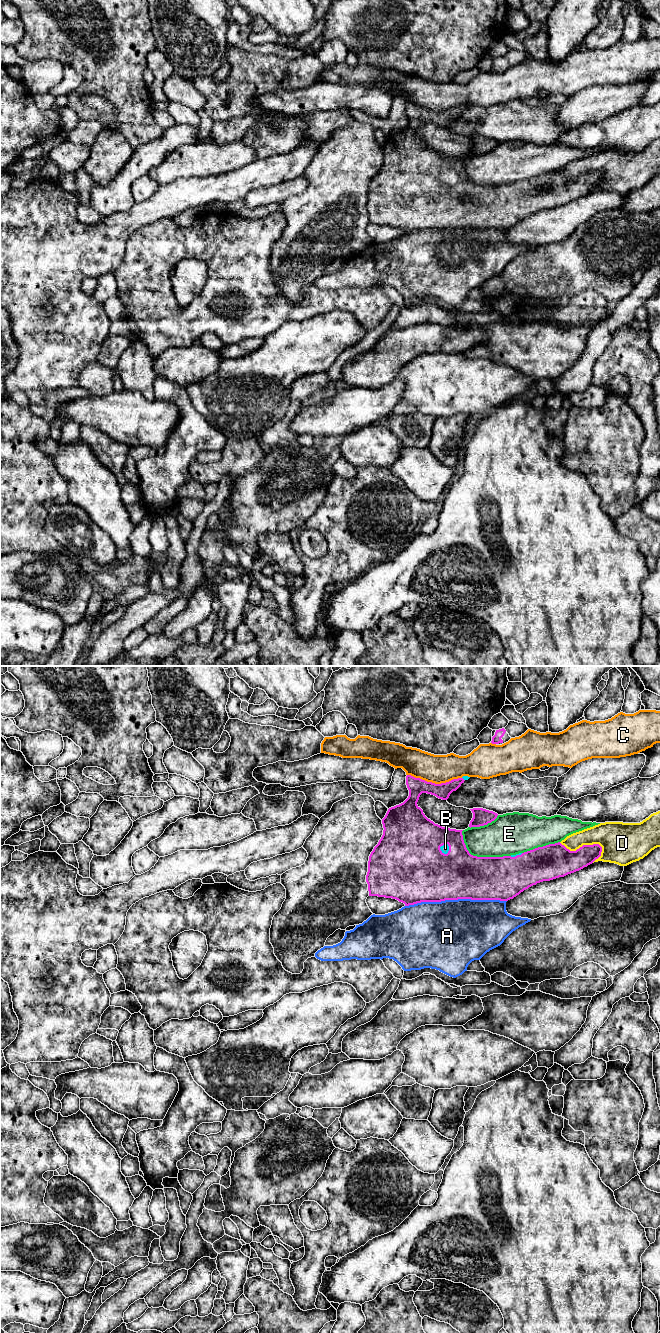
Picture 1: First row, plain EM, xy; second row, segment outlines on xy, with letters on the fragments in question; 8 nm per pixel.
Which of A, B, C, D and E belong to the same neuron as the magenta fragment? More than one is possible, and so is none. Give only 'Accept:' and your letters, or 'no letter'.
Accept: B

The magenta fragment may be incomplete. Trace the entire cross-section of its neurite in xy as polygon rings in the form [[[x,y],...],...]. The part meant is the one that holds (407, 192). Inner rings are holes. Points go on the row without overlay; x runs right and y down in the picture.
[[[411,103],[406,104],[409,124],[403,131],[388,137],[382,147],[383,163],[369,184],[366,203],[369,224],[396,227],[404,231],[405,234],[421,230],[441,230],[458,227],[508,229],[537,211],[550,209],[579,199],[601,184],[602,175],[599,172],[583,173],[576,179],[570,179],[560,170],[511,184],[477,185],[471,183],[463,168],[463,158],[450,157],[435,152],[425,144],[423,138],[417,133],[422,121],[447,128],[450,122],[469,106],[463,104],[446,111],[435,112]]]

